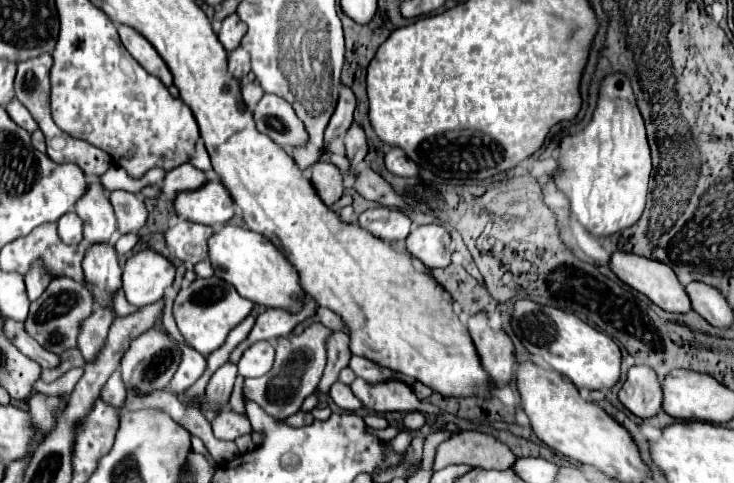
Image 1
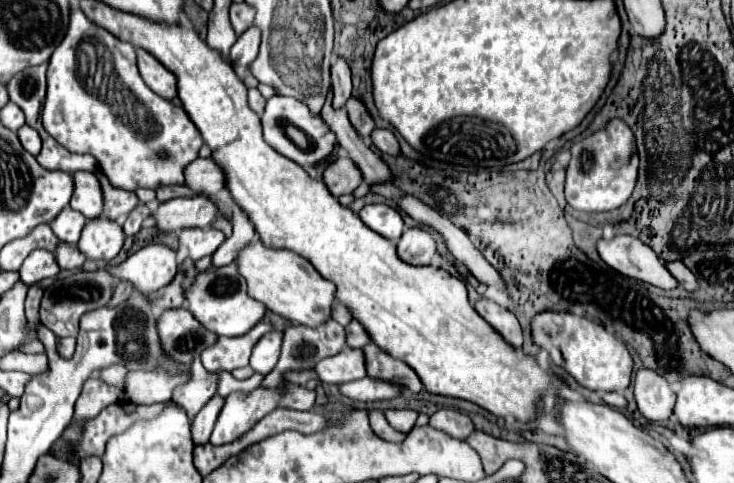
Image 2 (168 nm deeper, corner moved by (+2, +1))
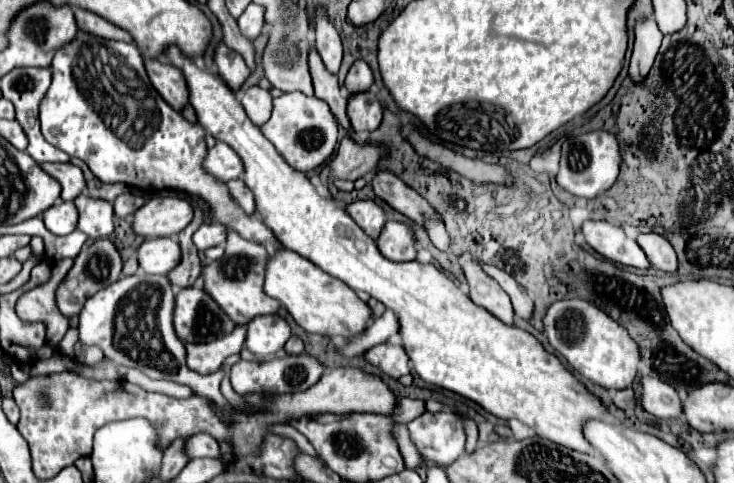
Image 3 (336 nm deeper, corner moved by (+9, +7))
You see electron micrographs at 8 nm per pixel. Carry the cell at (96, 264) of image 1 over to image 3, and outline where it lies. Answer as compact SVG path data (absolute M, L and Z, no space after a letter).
M78 195L74 199L78 211L80 211L80 221L78 221L78 229L82 233L86 233L90 239L102 239L108 237L114 231L114 209L110 201L104 199L94 199L88 195Z

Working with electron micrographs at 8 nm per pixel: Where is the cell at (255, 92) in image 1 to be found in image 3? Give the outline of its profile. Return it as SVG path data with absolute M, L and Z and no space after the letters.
M250 87L248 91L240 93L238 99L254 125L260 127L268 121L270 113L272 113L272 99L274 99L270 95L270 91L262 89L262 87Z

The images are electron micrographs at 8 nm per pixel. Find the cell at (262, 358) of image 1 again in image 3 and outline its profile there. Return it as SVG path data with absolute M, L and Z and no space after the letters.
M280 315L254 317L246 325L246 347L258 357L272 357L290 339L290 325Z

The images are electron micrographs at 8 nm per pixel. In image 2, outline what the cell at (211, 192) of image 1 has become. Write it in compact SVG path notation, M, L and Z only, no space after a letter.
M199 195L199 197L177 197L165 201L157 207L153 217L157 219L157 227L161 231L179 233L183 227L207 227L217 219L217 205Z

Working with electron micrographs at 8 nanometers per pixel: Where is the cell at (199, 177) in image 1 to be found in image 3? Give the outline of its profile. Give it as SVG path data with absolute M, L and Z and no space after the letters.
M218 141L208 151L208 157L204 161L204 169L208 173L212 173L216 179L226 183L230 179L238 179L244 173L244 163L238 157L238 153L234 149L230 149L230 145L224 145Z

